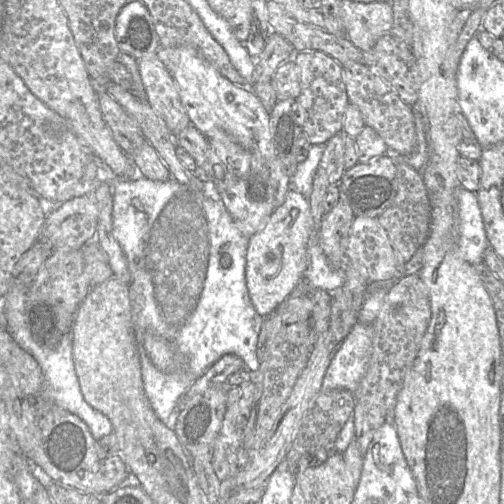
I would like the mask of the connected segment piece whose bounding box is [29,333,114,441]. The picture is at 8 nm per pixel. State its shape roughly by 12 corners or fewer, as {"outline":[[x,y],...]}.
{"outline":[[71,333],[29,354],[41,366],[47,397],[84,421],[95,440],[111,420],[81,392]]}

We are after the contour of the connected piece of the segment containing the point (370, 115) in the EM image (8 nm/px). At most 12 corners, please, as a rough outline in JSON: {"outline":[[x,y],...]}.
{"outline":[[363,63],[342,66],[349,102],[388,150],[416,148],[415,113]]}

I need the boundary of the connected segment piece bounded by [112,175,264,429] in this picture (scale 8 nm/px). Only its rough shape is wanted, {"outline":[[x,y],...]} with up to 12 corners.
{"outline":[[174,178],[115,179],[146,396],[179,399],[223,355],[254,373],[264,317],[249,237]]}

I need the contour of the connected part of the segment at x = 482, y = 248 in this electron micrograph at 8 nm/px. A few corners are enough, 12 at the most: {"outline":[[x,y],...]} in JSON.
{"outline":[[456,192],[458,255],[485,262],[488,240],[475,192]]}

